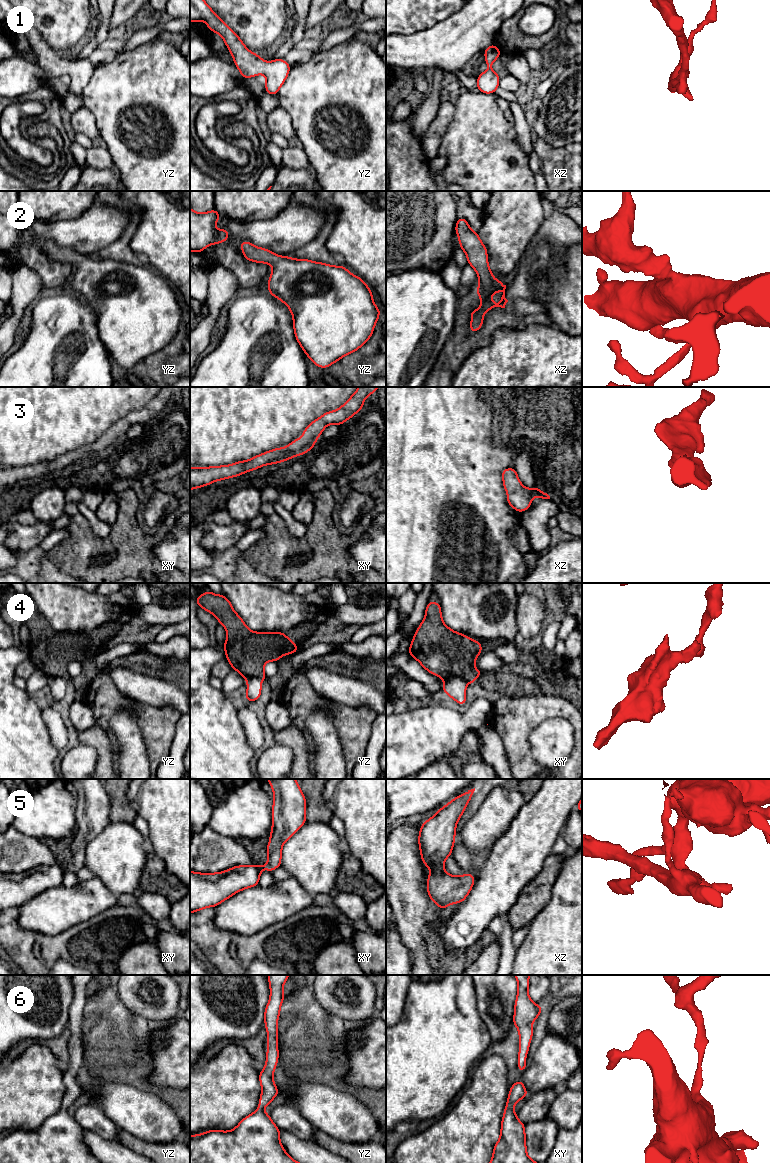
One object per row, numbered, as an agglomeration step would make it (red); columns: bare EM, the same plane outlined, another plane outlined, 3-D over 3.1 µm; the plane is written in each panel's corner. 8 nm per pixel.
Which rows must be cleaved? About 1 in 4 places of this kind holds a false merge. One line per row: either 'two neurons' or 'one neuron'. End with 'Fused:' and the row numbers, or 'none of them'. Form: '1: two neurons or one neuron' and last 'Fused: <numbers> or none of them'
1: one neuron
2: one neuron
3: one neuron
4: one neuron
5: one neuron
6: one neuron
Fused: none of them

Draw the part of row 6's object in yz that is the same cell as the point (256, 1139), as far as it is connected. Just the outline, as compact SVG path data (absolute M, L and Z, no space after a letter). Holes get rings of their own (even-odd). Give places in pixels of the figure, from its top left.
M268 975L270 999L264 1011L264 1025L268 1034L267 1062L259 1073L262 1091L258 1109L243 1118L231 1131L210 1130L199 1135L190 1135L190 1163L298 1163L286 1153L280 1142L280 1129L274 1124L270 1115L264 1112L264 1108L279 1094L273 1073L279 1059L277 1022L285 997L282 987L288 978L289 975Z

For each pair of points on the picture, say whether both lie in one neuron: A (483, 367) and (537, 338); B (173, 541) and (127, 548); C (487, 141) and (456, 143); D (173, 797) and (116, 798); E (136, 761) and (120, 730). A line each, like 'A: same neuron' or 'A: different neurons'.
A: same neuron
B: different neurons
C: same neuron
D: different neurons
E: same neuron

